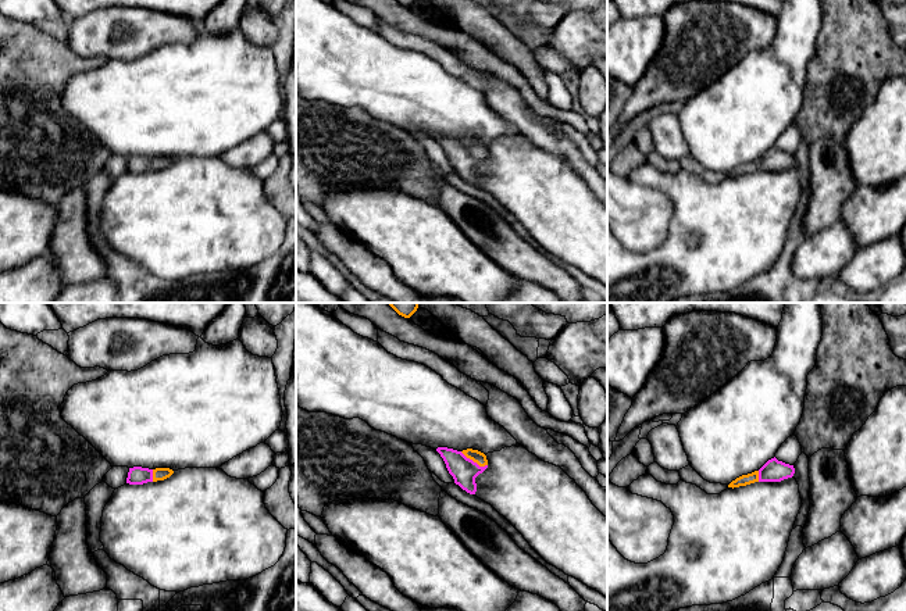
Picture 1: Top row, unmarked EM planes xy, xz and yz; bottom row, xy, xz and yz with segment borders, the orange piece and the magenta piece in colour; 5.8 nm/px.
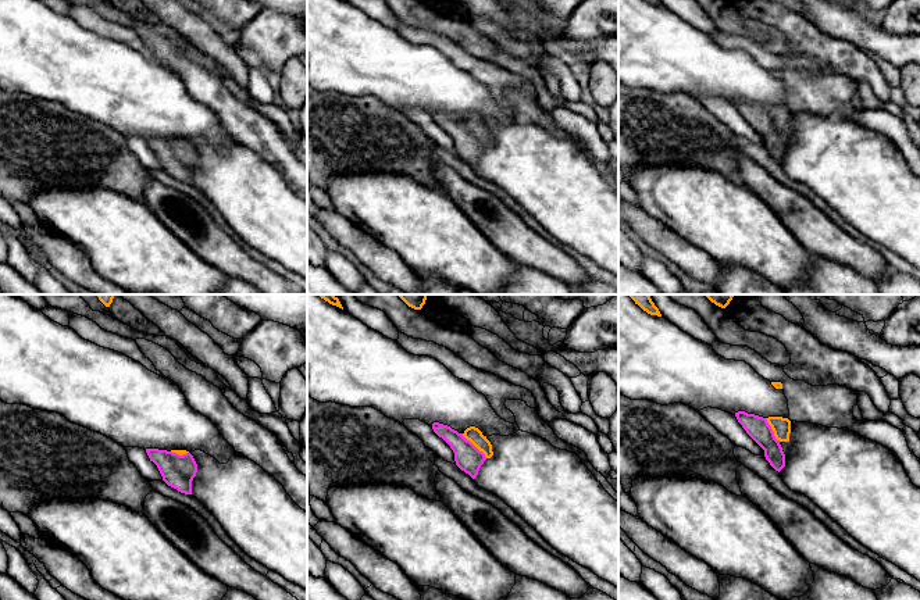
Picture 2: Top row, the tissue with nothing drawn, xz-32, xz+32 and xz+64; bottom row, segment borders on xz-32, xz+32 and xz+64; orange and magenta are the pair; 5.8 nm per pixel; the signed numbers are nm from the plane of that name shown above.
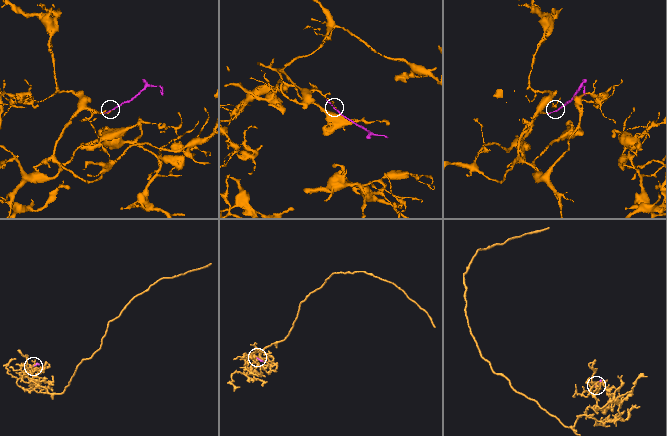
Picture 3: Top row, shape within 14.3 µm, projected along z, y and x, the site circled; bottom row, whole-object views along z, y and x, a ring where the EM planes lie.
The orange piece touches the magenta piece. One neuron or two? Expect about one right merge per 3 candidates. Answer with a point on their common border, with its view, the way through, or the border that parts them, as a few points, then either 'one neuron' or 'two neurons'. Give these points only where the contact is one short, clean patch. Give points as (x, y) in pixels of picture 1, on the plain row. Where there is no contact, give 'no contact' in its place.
xz (474, 150) | one neuron

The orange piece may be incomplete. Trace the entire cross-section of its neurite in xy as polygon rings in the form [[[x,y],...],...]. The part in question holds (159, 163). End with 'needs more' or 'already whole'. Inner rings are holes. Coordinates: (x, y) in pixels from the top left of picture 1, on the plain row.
[[[133,156],[133,157],[129,157],[126,172],[143,174],[147,171],[164,169],[170,167],[172,162],[174,160],[170,157],[149,158],[142,156]]]; needs more

